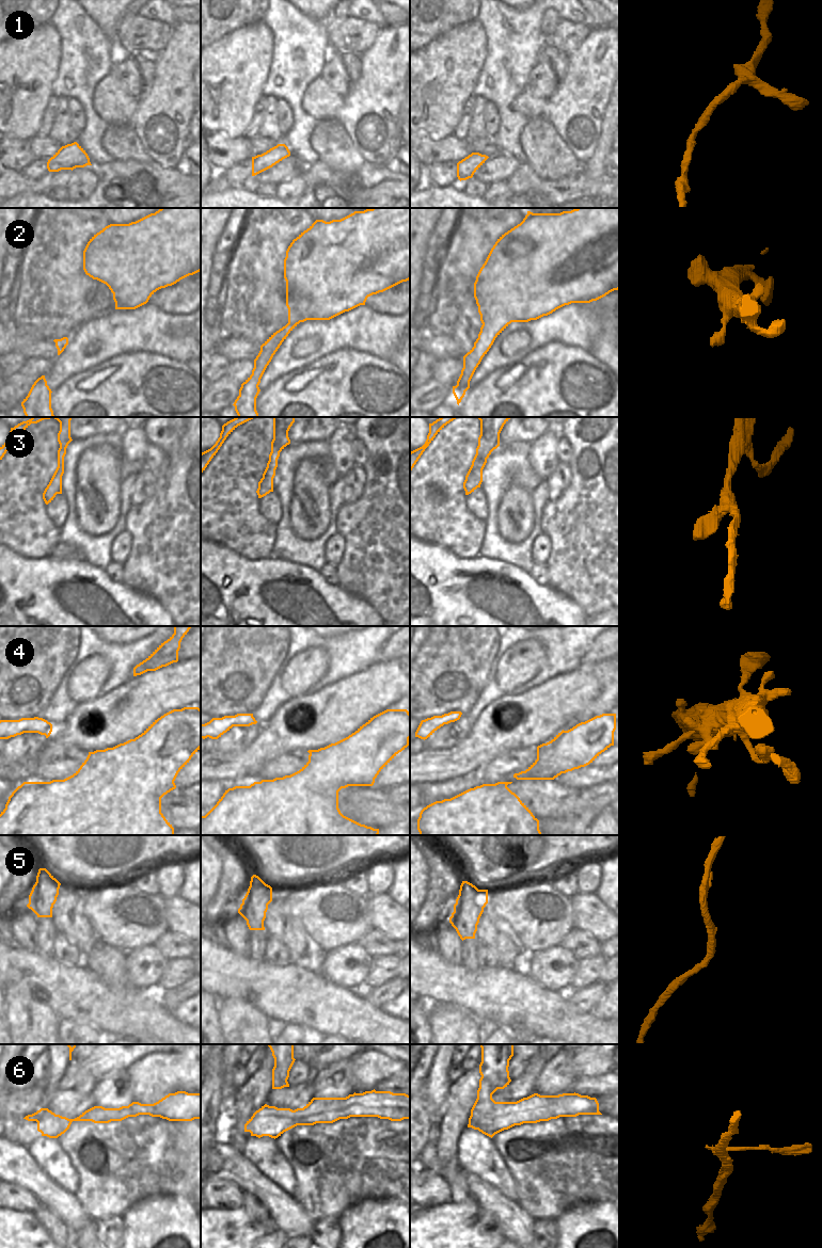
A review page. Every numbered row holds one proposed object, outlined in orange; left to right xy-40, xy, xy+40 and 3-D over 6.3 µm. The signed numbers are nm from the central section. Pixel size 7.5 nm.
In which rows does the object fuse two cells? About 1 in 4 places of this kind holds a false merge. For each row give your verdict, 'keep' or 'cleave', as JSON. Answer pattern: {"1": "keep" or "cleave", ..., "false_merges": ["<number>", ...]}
{"1": "keep", "2": "keep", "3": "keep", "4": "keep", "5": "keep", "6": "cleave", "false_merges": ["6"]}

